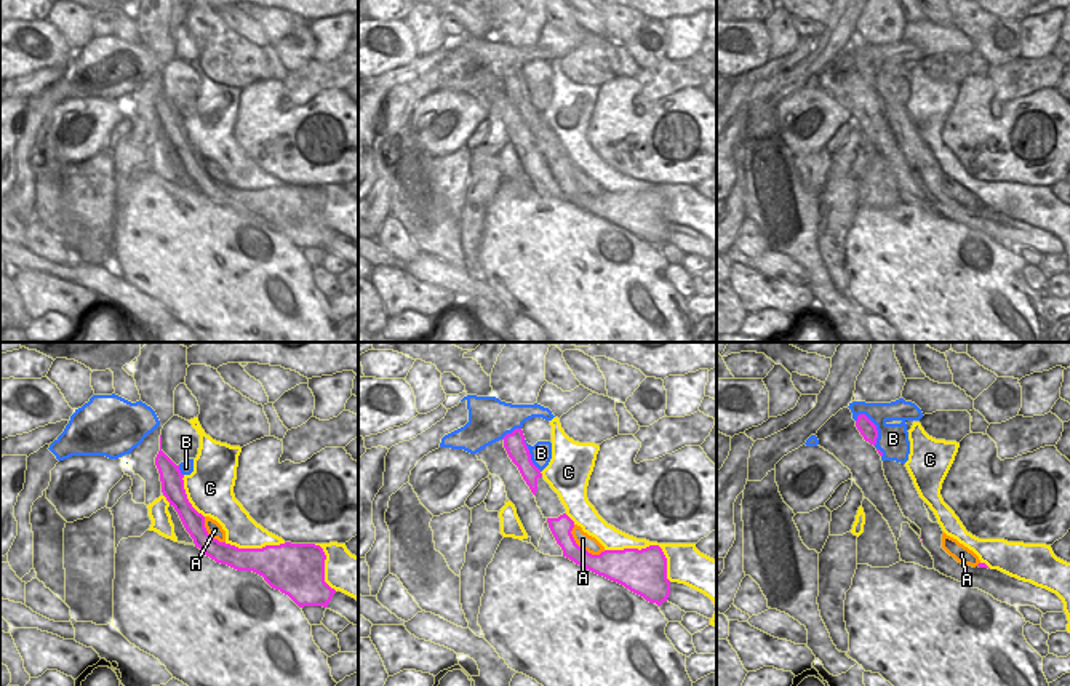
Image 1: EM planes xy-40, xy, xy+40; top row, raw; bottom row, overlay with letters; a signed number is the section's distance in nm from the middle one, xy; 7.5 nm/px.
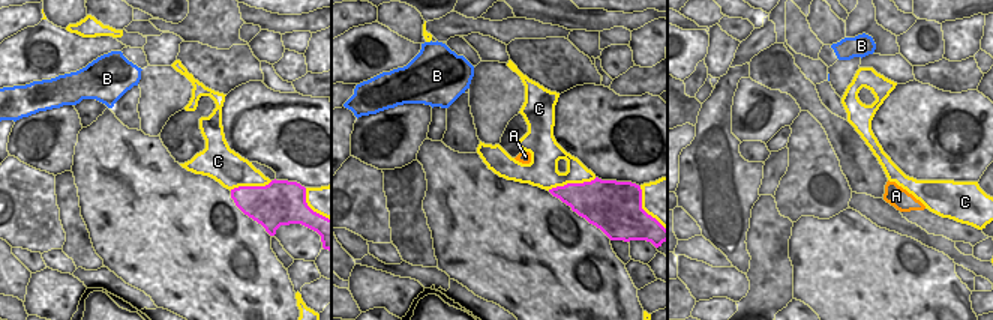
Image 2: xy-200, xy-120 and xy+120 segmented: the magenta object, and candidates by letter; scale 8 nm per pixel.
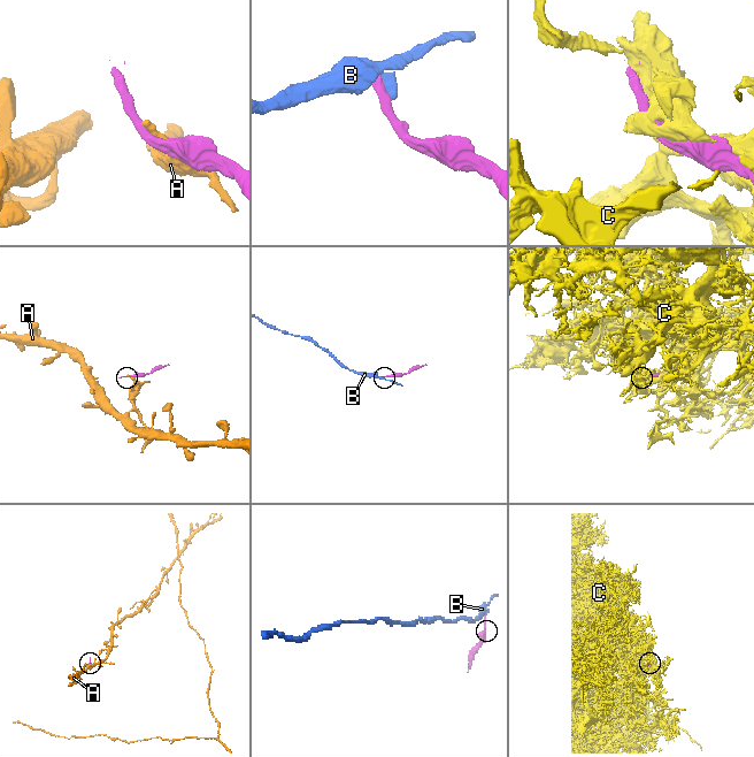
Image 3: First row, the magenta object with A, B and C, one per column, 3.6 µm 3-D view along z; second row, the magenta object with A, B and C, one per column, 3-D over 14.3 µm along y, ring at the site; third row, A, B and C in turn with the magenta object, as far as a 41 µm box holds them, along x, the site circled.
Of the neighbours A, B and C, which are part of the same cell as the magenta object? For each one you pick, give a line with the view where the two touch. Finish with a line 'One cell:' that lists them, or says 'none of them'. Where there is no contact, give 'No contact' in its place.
One cell: none of them.

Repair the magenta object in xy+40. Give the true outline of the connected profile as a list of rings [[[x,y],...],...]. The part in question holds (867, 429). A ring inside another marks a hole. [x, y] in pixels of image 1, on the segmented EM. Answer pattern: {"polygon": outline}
{"polygon": [[[865,414],[857,416],[856,427],[865,441],[868,441],[873,446],[876,445],[878,438],[876,425]]]}

